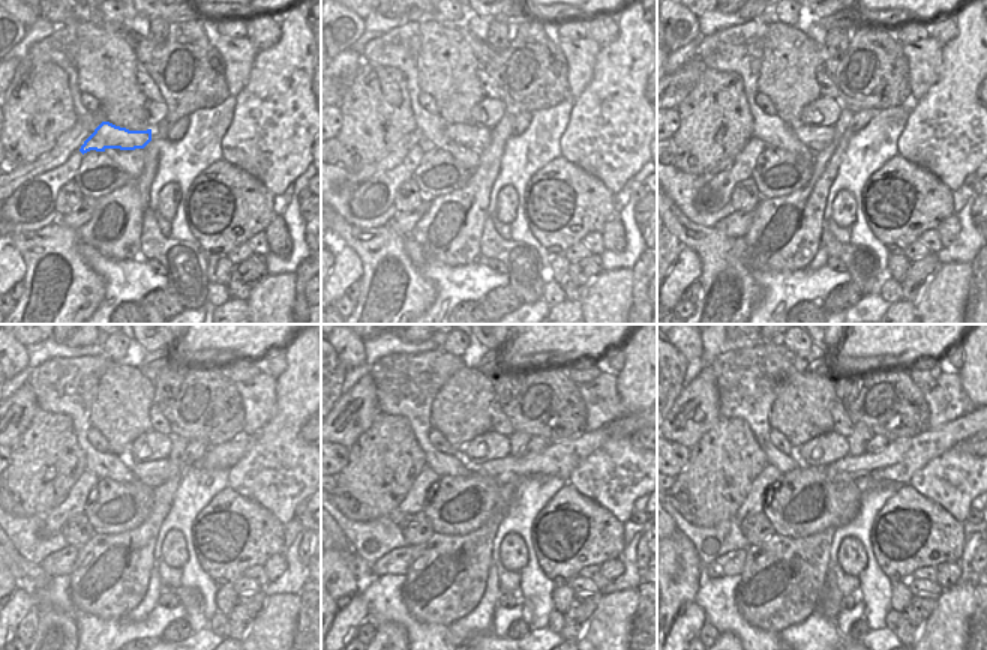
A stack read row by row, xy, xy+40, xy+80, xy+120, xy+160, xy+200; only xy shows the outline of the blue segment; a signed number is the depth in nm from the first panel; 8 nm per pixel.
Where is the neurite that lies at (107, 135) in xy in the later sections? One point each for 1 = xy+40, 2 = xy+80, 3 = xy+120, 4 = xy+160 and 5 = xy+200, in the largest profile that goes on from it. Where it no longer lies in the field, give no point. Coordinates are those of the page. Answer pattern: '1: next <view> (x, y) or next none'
1: next xy+40 (477, 137)
2: next xy+80 (816, 138)
3: next xy+120 (225, 455)
4: next xy+160 (560, 460)
5: next xy+200 (897, 461)

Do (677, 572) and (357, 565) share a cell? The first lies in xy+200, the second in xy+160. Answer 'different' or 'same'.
different

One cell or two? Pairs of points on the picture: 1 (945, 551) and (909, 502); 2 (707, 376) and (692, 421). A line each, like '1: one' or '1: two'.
1: one
2: one

